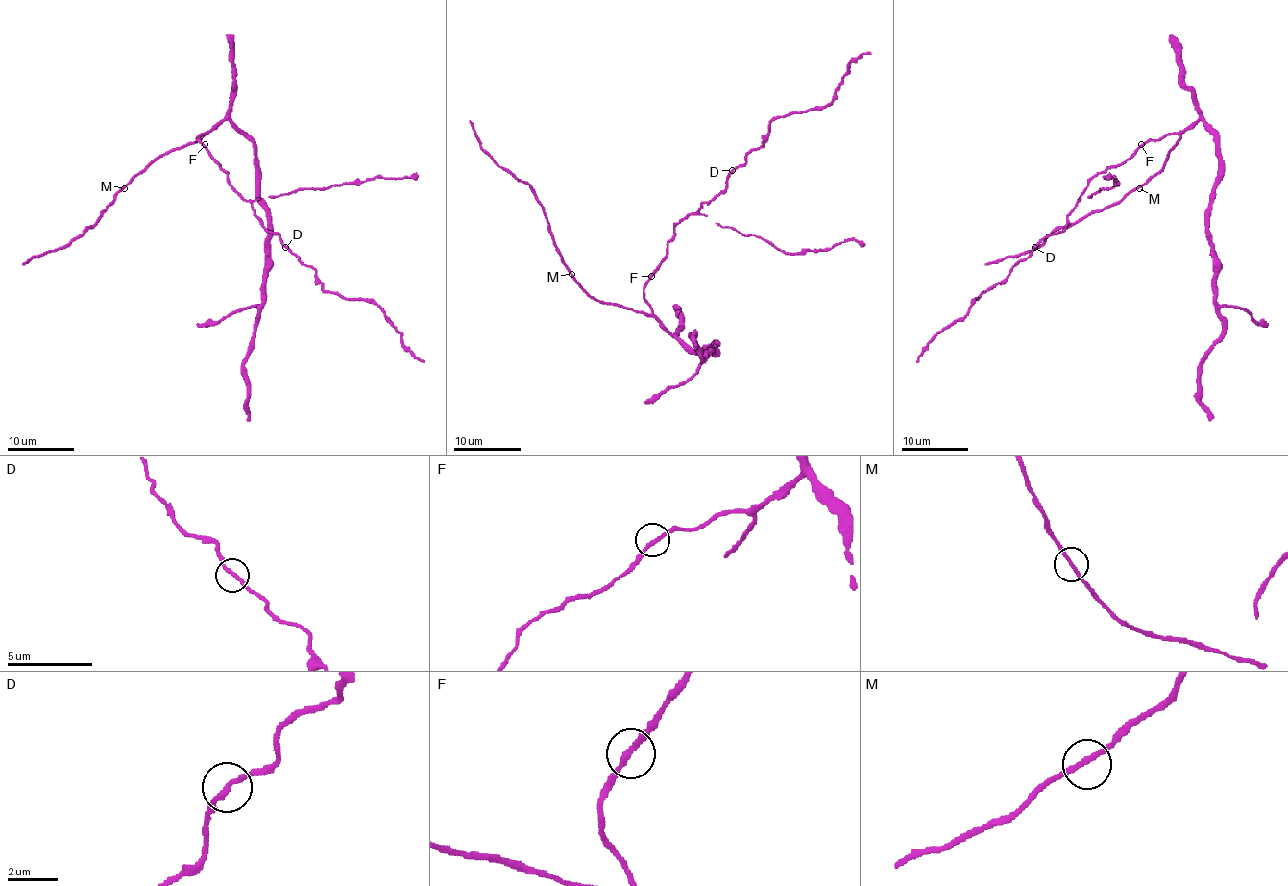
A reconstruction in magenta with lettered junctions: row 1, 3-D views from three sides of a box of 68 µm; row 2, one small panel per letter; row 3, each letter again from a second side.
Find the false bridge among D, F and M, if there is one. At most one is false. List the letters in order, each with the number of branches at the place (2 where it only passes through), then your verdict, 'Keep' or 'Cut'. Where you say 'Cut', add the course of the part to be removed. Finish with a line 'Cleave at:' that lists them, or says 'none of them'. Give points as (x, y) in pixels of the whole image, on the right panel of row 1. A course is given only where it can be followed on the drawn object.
D: Branches: 2. Keep
F: Branches: 2. Keep
M: Branches: 2. Keep
Cleave at: none of them

